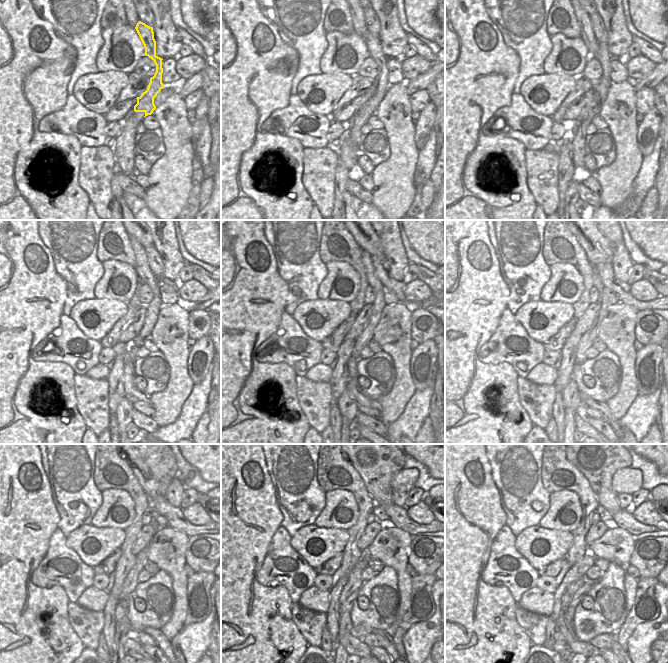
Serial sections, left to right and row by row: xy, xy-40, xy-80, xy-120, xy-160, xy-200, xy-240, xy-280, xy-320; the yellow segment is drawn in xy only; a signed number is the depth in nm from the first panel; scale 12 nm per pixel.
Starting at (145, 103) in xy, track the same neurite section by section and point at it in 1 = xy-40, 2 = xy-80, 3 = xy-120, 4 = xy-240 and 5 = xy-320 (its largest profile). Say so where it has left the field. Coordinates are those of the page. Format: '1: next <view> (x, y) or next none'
1: next xy-40 (374, 95)
2: next xy-80 (601, 87)
3: next xy-120 (132, 393)
4: next xy-240 (164, 644)
5: next xy-320 (616, 647)

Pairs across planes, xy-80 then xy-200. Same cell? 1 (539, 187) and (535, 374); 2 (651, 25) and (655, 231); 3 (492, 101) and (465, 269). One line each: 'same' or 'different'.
1: different
2: same
3: same

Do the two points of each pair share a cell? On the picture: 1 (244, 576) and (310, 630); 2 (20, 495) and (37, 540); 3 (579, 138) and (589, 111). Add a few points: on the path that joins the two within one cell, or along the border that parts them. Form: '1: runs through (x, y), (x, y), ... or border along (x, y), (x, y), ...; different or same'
1: border along (291, 603), (291, 618), (303, 636); different
2: runs through (20, 506), (20, 524), (26, 530); same
3: runs through (581, 131), (582, 122), (585, 118); same

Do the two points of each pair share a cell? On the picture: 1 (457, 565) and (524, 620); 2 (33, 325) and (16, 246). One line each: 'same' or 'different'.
1: different
2: same

